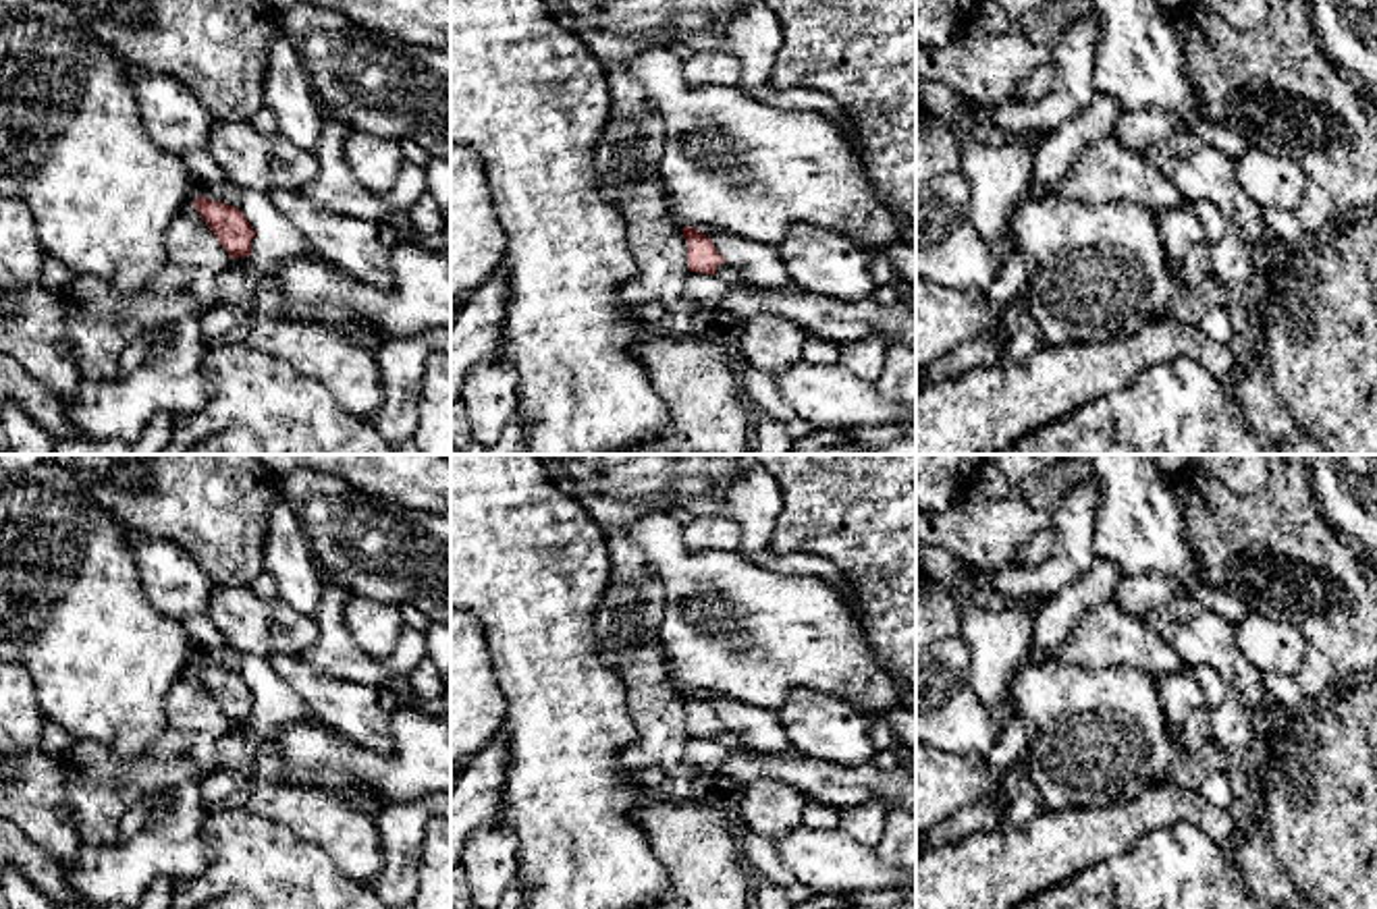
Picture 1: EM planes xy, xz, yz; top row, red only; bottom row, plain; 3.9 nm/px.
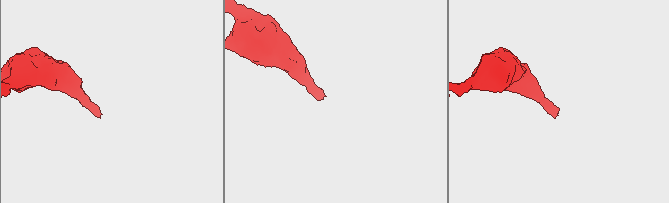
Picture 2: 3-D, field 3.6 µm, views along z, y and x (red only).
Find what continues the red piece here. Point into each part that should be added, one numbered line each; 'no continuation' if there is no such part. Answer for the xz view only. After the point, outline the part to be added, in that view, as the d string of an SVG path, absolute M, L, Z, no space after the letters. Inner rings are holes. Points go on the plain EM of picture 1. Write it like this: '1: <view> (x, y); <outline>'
1: xz (723, 735); M719 728L714 739L729 745L731 749L741 749L744 747L744 739L739 735L727 731L727 728Z

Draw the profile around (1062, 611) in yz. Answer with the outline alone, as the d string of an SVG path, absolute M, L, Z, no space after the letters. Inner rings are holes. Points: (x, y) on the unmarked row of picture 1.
M1095 558L1088 571L1045 598L1034 616L1034 631L1024 664L1055 660L1080 618L1109 602L1115 602L1124 569L1111 560Z

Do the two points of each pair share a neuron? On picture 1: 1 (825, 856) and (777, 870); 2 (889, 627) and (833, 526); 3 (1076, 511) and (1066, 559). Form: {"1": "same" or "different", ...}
{"1": "different", "2": "same", "3": "same"}

